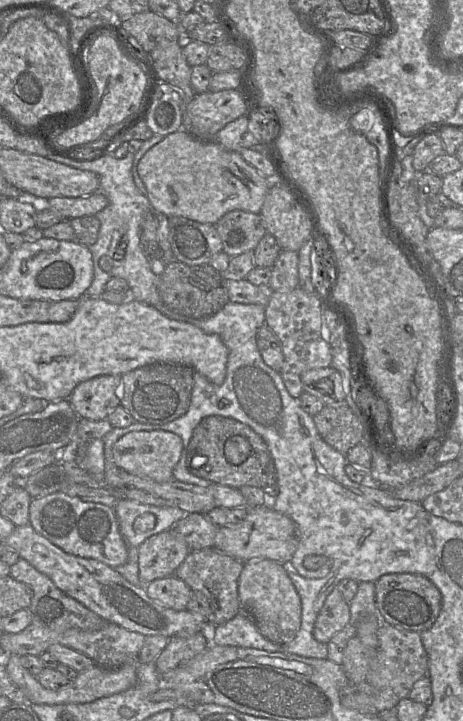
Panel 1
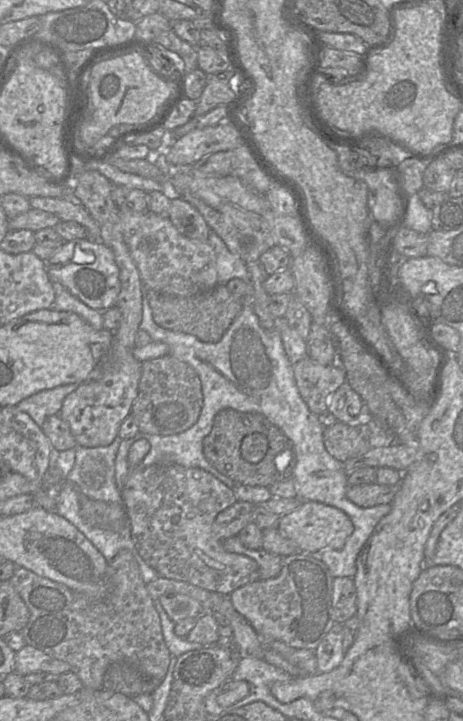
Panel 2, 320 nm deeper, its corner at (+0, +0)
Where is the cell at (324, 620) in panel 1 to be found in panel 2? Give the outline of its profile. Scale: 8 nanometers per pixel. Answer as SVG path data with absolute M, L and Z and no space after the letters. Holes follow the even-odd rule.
M335 623L315 650L319 673L330 672L342 663L345 656L342 642L342 624Z

